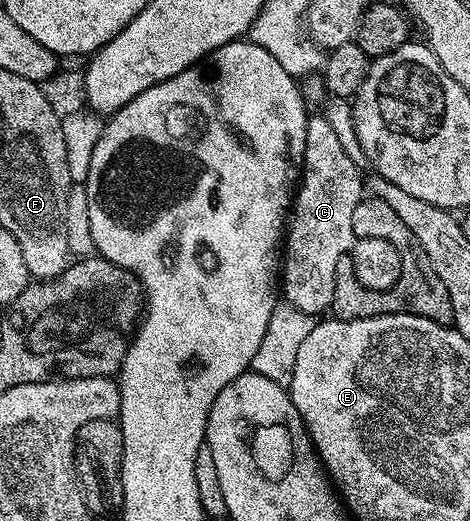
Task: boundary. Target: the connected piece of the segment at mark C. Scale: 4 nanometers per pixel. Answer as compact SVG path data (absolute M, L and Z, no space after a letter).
M311 116L306 123L304 159L292 197L292 212L284 233L284 256L280 261L280 293L286 296L285 304L311 315L322 315L329 310L336 287L336 263L351 252L350 244L355 244L352 214L363 196L364 177L362 181L333 123L326 117Z

